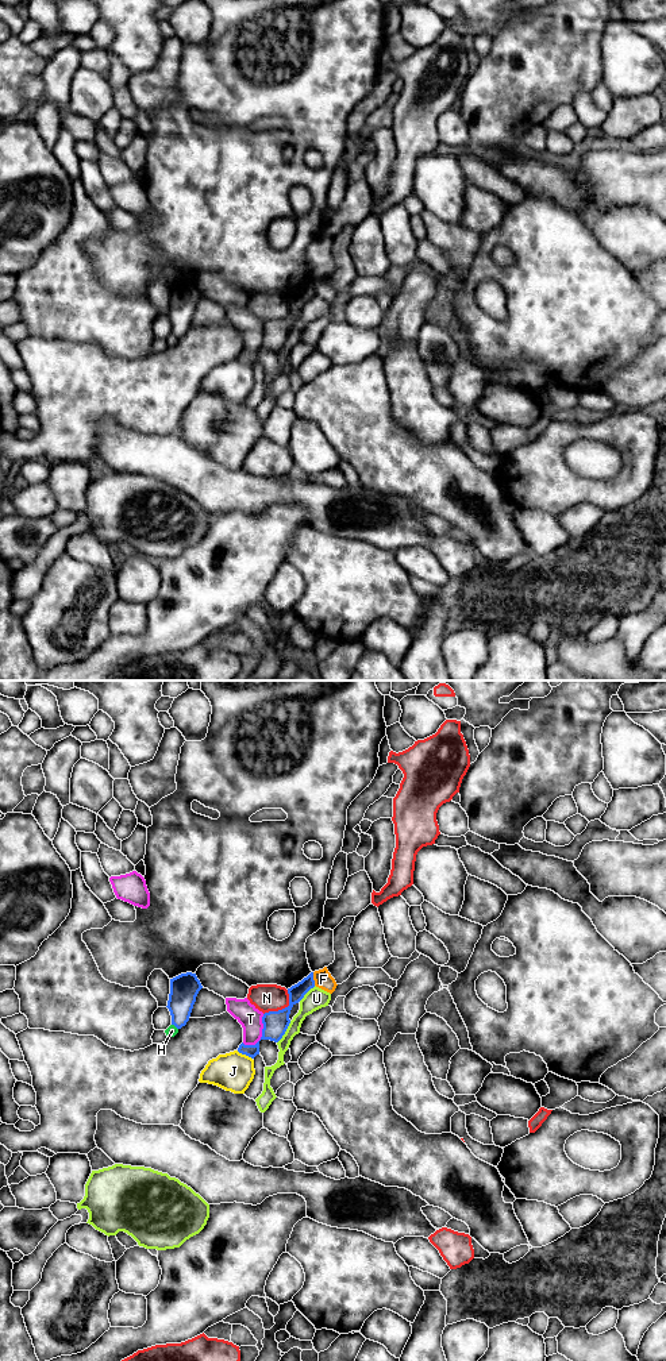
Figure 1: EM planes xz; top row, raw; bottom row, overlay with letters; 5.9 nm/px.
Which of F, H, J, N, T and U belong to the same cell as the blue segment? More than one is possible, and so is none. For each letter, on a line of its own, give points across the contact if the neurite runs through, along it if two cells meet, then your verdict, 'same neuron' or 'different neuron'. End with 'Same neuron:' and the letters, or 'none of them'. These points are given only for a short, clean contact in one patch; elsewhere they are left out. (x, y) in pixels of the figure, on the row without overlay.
F: border xz (312, 281), (315, 293); different neuron
H: different neuron
J: different neuron
N: different neuron
T: different neuron
U: different neuron
Same neuron: none of them

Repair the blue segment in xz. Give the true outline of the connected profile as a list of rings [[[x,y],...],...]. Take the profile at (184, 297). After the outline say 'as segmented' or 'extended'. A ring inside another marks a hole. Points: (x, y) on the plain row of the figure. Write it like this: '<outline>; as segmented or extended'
[[[186,281],[170,288],[168,317],[172,333],[181,338],[189,329],[199,300],[203,297],[196,282]]]; as segmented

